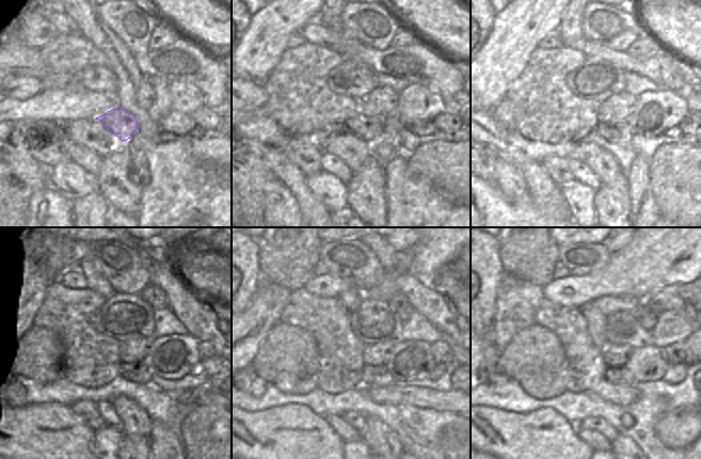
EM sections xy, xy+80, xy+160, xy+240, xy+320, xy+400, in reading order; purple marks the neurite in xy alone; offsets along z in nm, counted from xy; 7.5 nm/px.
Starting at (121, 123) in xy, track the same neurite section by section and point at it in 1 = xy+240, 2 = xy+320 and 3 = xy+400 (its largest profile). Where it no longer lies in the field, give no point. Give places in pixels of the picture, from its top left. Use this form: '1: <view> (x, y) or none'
1: xy+240 (140, 373)
2: xy+320 (372, 375)
3: xy+400 (620, 376)

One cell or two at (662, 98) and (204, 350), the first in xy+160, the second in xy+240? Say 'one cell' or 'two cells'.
two cells

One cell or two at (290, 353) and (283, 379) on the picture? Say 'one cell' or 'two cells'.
one cell

